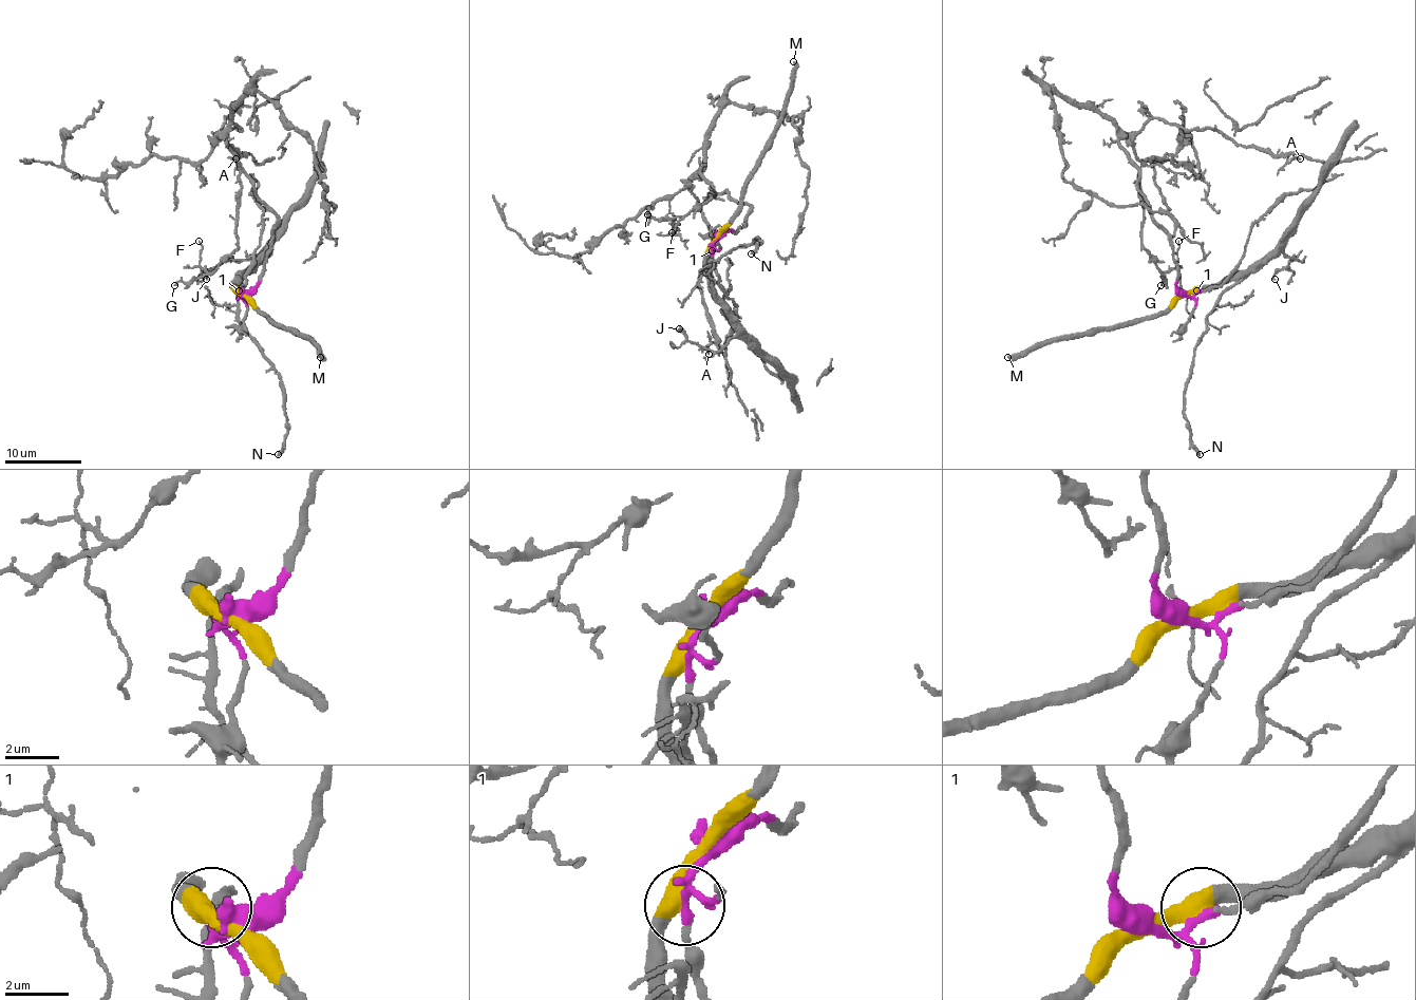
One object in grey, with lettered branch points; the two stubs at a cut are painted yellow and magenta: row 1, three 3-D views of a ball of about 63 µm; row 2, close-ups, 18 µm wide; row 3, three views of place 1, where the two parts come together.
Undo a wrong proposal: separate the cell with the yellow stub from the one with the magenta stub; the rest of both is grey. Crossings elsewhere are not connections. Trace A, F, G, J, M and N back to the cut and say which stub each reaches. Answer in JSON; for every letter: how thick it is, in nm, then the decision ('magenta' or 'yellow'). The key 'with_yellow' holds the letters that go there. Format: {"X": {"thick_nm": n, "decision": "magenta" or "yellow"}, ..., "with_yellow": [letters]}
{"A": {"thick_nm": 120, "decision": "magenta"}, "F": {"thick_nm": 110, "decision": "magenta"}, "G": {"thick_nm": 100, "decision": "magenta"}, "J": {"thick_nm": 100, "decision": "yellow"}, "M": {"thick_nm": 420, "decision": "yellow"}, "N": {"thick_nm": 280, "decision": "yellow"}, "with_yellow": ["J", "M", "N"]}

